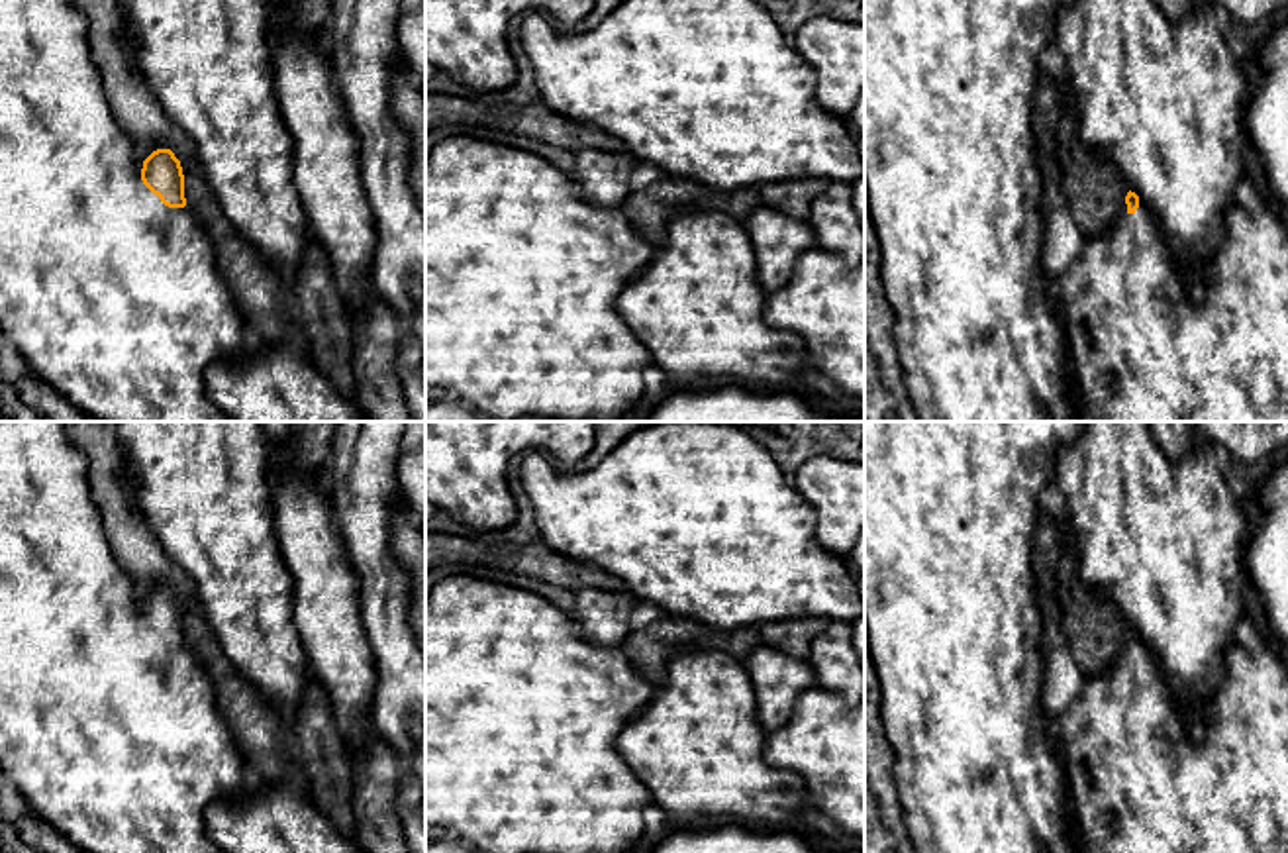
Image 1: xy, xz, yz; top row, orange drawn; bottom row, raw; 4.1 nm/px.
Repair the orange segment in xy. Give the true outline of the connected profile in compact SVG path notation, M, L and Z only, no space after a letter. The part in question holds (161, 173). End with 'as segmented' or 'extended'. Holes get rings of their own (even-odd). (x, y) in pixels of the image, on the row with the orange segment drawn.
M0 0L0 329L24 357L37 382L45 382L96 422L229 422L208 398L206 371L218 361L249 355L243 314L218 269L214 243L186 206L184 175L171 149L137 159L133 139L116 122L88 43L88 22L71 0Z; extended

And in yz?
M1125 188L1125 202L1114 226L1084 241L1080 257L1063 276L1063 310L1070 327L1070 353L1082 406L1092 422L1288 422L1288 226L1272 204L1263 200L1255 212L1239 204L1225 210L1221 247L1194 271L1186 271L1170 251L1159 222L1139 196ZM1198 280L1206 288L1202 302L1192 302L1188 284Z; extended

